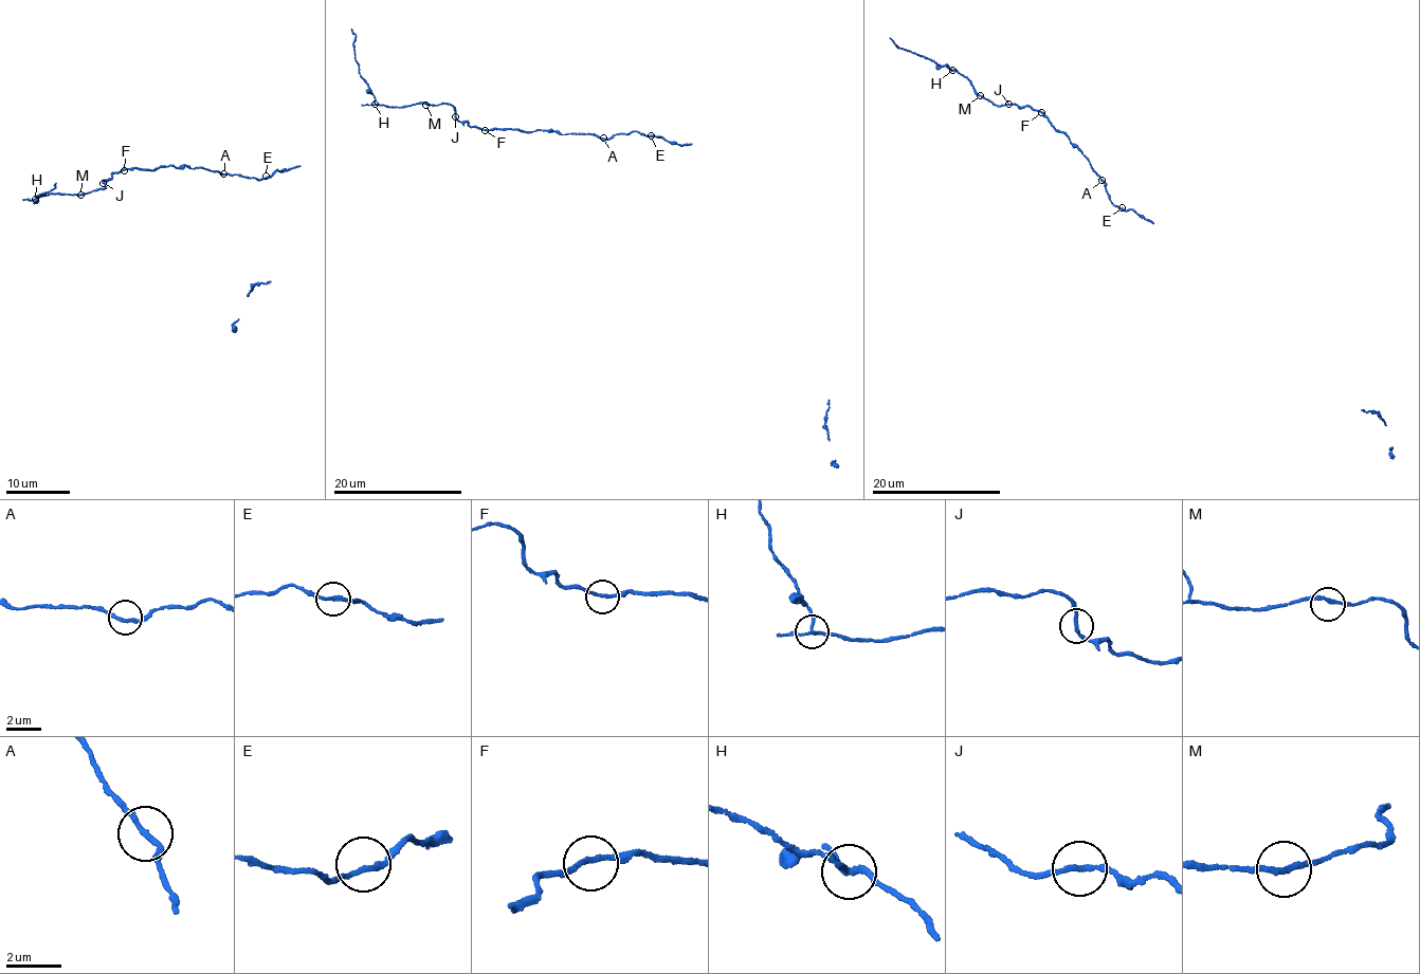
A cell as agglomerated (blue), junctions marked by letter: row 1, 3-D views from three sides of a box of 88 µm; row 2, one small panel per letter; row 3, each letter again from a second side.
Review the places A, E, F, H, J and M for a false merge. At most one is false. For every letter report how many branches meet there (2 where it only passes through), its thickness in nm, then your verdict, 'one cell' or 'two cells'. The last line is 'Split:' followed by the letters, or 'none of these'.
A: 2 | 170 nm | one cell
E: 2 | 170 nm | one cell
F: 2 | 160 nm | one cell
H: 3 | 150 nm | two cells
J: 2 | 170 nm | one cell
M: 2 | 190 nm | one cell
Split: H

